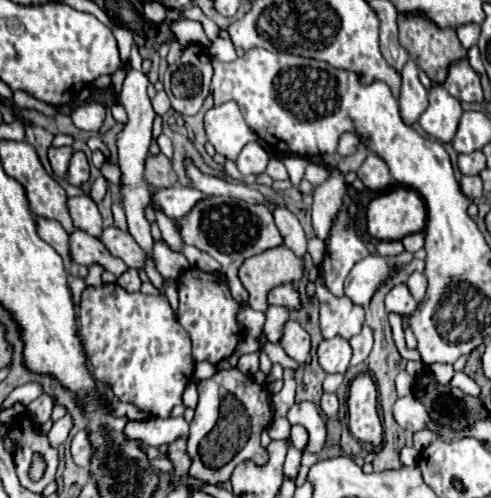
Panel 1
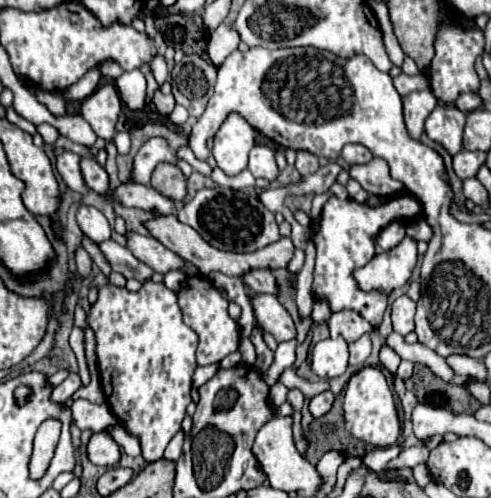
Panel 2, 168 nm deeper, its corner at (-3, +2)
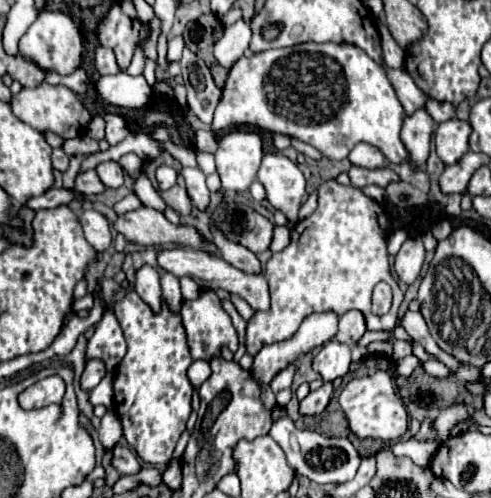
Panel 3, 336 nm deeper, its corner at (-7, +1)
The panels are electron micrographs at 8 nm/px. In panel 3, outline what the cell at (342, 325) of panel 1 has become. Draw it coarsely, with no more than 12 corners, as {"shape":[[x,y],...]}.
{"shape":[[345,312],[335,340],[355,346],[365,334],[363,314]]}

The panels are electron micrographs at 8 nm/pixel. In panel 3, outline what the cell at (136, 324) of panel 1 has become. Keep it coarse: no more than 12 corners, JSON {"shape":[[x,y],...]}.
{"shape":[[129,290],[115,304],[123,434],[165,466],[191,414],[179,314]]}

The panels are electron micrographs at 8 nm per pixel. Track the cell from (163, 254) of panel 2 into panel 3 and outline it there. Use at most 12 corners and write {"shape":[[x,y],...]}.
{"shape":[[193,248],[159,252],[159,266],[203,290],[239,294],[267,310],[263,274],[247,274],[219,254]]}

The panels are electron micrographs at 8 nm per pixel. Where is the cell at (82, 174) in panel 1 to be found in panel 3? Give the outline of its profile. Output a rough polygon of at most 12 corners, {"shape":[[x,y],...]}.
{"shape":[[101,162],[97,174],[107,188],[123,186],[123,168]]}

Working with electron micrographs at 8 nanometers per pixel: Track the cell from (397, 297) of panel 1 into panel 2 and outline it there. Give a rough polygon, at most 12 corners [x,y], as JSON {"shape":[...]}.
{"shape":[[407,295],[393,301],[391,321],[401,335],[413,331],[415,301]]}

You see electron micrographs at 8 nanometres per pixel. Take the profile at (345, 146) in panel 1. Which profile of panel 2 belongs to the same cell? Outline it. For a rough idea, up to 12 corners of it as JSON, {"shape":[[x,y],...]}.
{"shape":[[345,145],[341,157],[349,163],[367,163],[373,153],[363,145]]}

